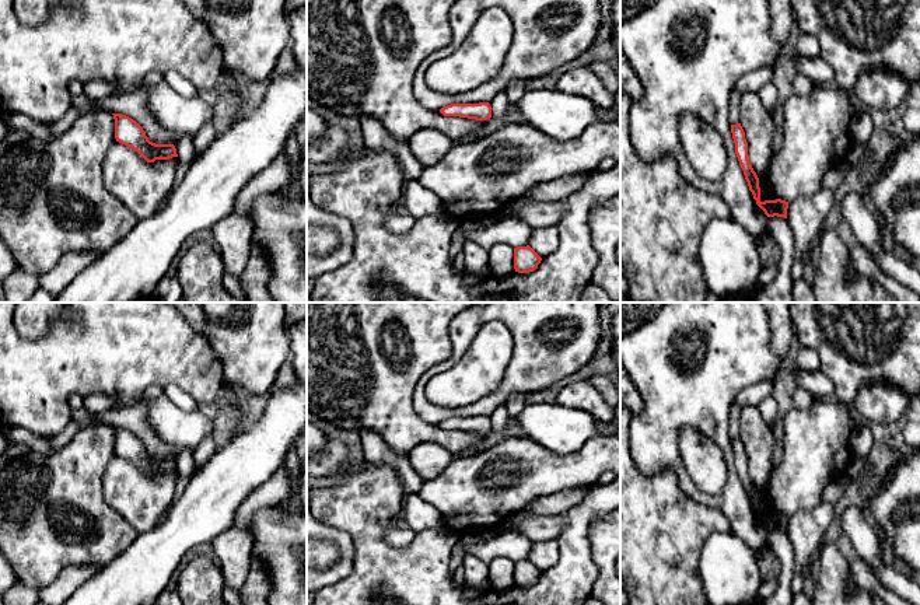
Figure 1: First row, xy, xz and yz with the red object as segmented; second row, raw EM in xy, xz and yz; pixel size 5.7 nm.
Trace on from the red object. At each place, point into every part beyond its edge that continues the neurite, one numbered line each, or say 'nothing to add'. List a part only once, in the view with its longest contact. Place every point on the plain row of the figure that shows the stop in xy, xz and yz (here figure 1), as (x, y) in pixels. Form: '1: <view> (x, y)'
nothing to add

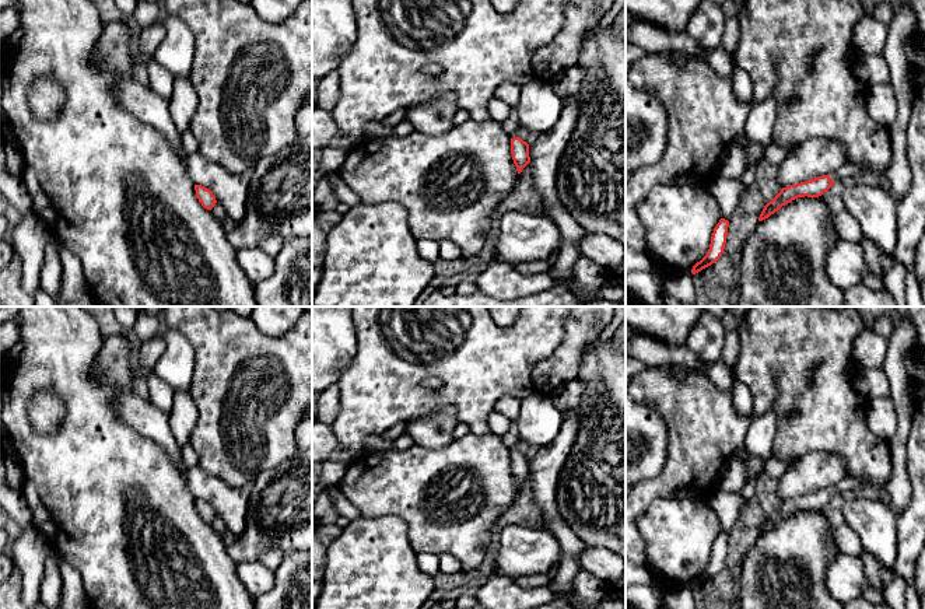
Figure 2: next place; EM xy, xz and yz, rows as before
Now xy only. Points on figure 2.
nothing to add

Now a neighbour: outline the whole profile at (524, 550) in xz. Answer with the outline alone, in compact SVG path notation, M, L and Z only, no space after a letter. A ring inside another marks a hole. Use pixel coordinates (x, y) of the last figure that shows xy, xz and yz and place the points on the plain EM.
M516 524L500 526L498 575L515 580L546 574L551 567L558 567L561 557L563 549L550 531Z

